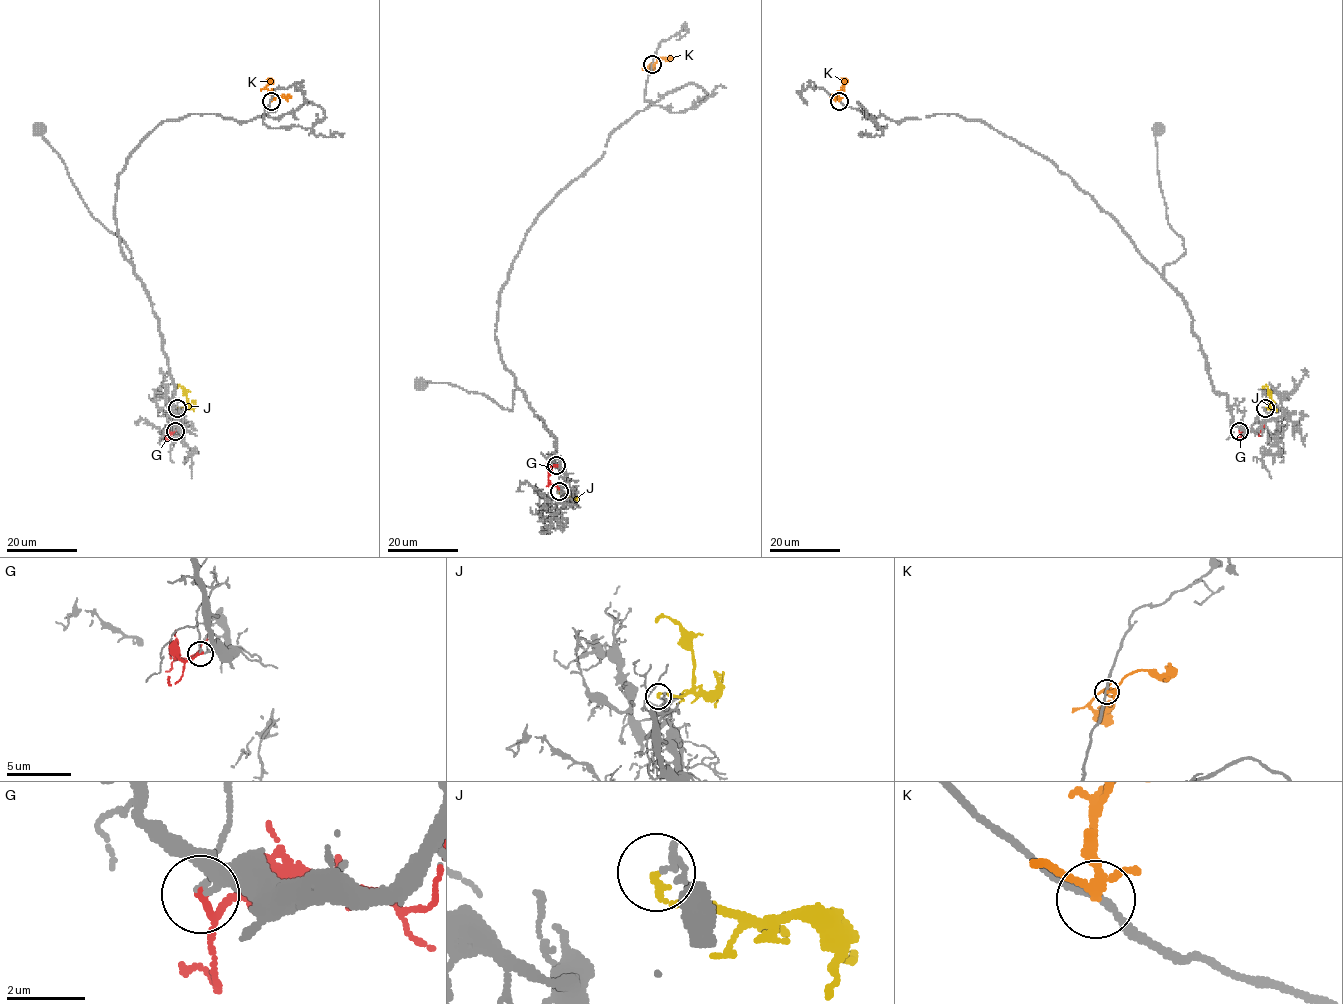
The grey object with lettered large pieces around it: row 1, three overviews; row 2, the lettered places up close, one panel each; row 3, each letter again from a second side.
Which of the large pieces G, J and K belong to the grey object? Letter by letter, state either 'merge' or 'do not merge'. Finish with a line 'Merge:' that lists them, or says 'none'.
G: do not merge
J: do not merge
K: do not merge
Merge: none

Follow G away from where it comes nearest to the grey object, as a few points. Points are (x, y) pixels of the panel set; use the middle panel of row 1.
G: (557, 465), (552, 466), (549, 473), (549, 483), (558, 490)

